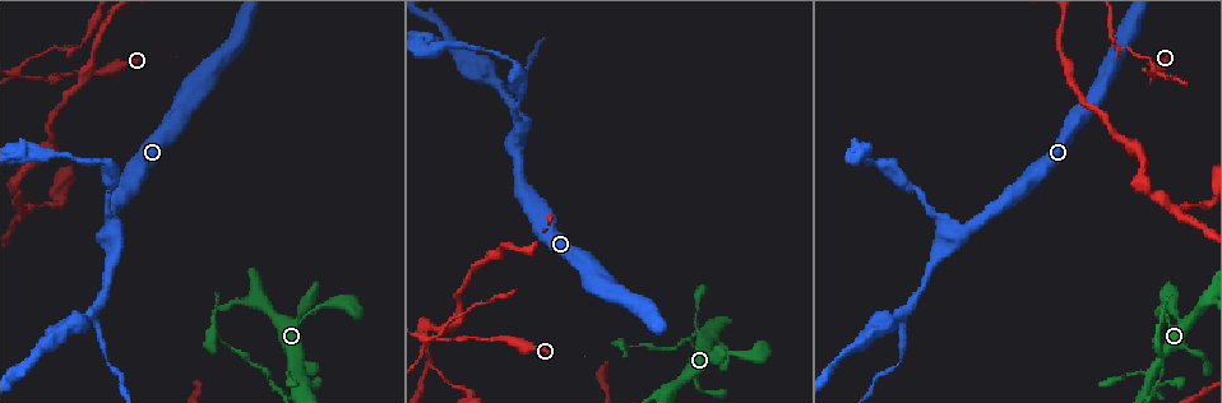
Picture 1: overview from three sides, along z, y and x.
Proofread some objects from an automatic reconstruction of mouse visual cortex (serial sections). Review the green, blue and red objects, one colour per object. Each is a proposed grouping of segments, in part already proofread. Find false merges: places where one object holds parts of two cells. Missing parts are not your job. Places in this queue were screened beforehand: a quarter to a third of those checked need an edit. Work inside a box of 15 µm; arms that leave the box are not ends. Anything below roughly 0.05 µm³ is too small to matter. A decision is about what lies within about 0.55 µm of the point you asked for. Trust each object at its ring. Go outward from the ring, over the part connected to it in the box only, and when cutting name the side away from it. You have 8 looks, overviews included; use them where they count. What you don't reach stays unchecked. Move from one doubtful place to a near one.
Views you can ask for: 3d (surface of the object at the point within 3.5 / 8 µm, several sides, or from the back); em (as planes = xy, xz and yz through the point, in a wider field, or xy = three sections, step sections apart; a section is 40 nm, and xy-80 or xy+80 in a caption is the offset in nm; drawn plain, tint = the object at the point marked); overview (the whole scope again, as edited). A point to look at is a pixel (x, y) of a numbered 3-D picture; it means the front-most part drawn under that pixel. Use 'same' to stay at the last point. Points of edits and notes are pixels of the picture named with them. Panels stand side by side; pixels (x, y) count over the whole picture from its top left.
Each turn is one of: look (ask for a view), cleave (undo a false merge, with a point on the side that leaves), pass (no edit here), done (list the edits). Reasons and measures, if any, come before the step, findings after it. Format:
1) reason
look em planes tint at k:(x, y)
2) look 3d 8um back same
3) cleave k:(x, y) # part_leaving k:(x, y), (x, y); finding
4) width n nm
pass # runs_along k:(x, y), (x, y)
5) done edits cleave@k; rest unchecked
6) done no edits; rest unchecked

looks like a crossing
look 3d 8um at 1:(18, 70)

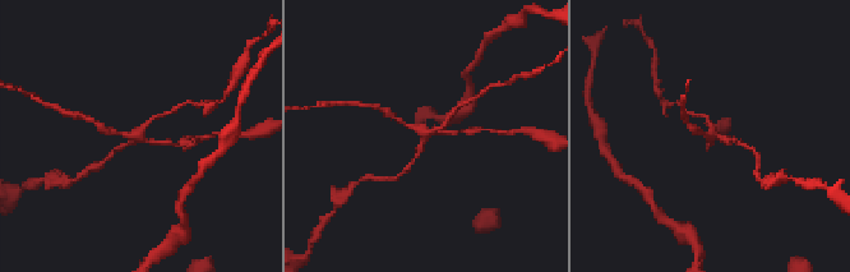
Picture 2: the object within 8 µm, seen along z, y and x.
look 3d 3.5um at 2:(711, 134)

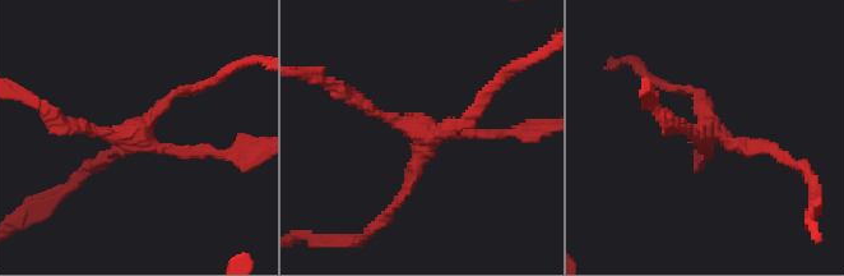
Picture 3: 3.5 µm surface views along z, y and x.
arm_widths 150, 150, 150, 150 nm
cleave 3:(407, 184) # part_leaving 3:(430, 130), (477, 111), (504, 76); a second cell is stuck on

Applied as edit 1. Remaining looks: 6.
see it whole again
look overview

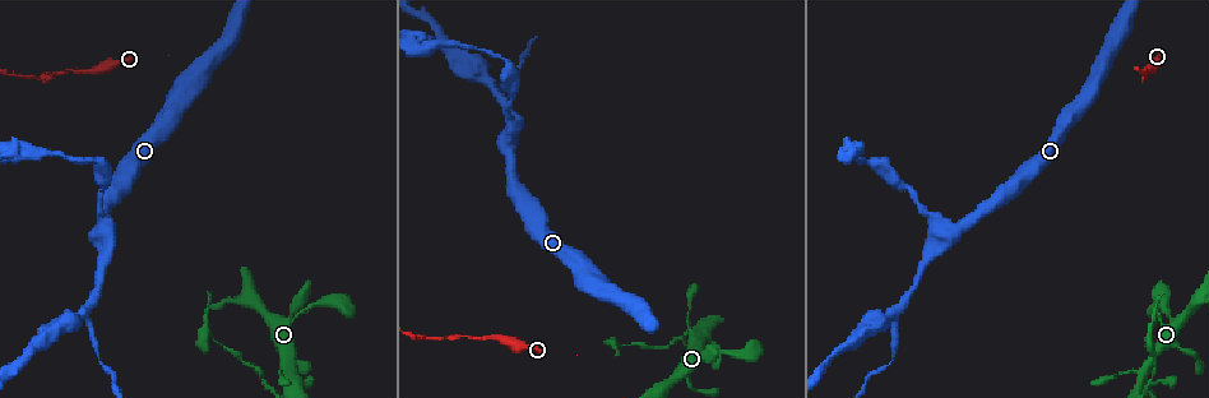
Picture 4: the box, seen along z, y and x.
thin neck
look 3d 8um back at 4:(495, 90)

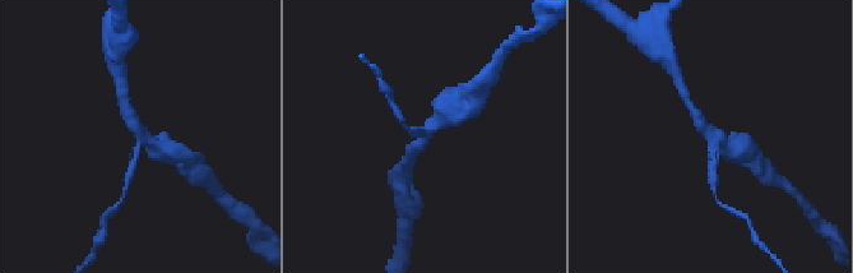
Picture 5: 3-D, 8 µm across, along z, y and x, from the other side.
arms 3; arm_widths 150, 300, 400 nm
look em xy step 1 tint at 5:(713, 136)

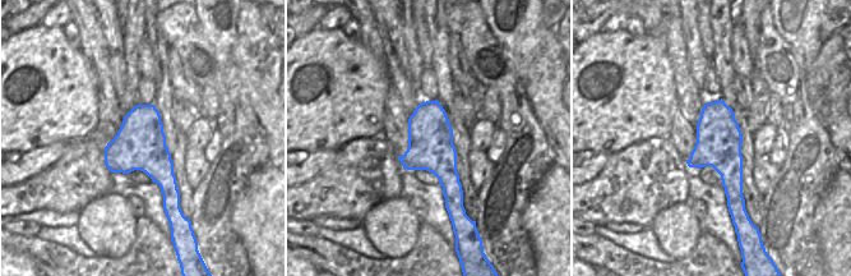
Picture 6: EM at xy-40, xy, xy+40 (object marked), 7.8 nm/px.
pass # all the same cell

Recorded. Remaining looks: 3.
a narrow waist
look 3d 3.5um at 4:(893, 358)

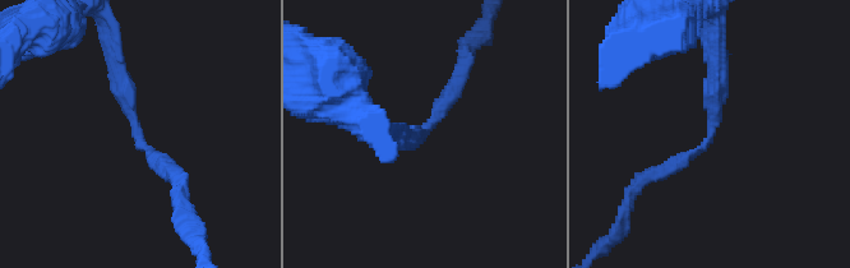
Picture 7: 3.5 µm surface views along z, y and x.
pass # runs_along 7:(717, 56), (711, 134), (652, 174); one cell here

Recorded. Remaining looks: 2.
done edits cleave@3; rest unchecked

